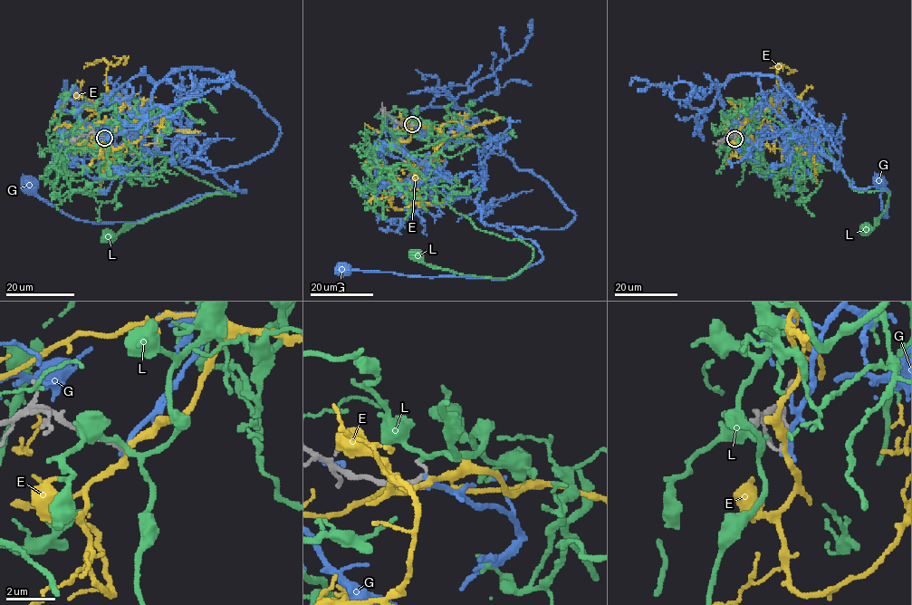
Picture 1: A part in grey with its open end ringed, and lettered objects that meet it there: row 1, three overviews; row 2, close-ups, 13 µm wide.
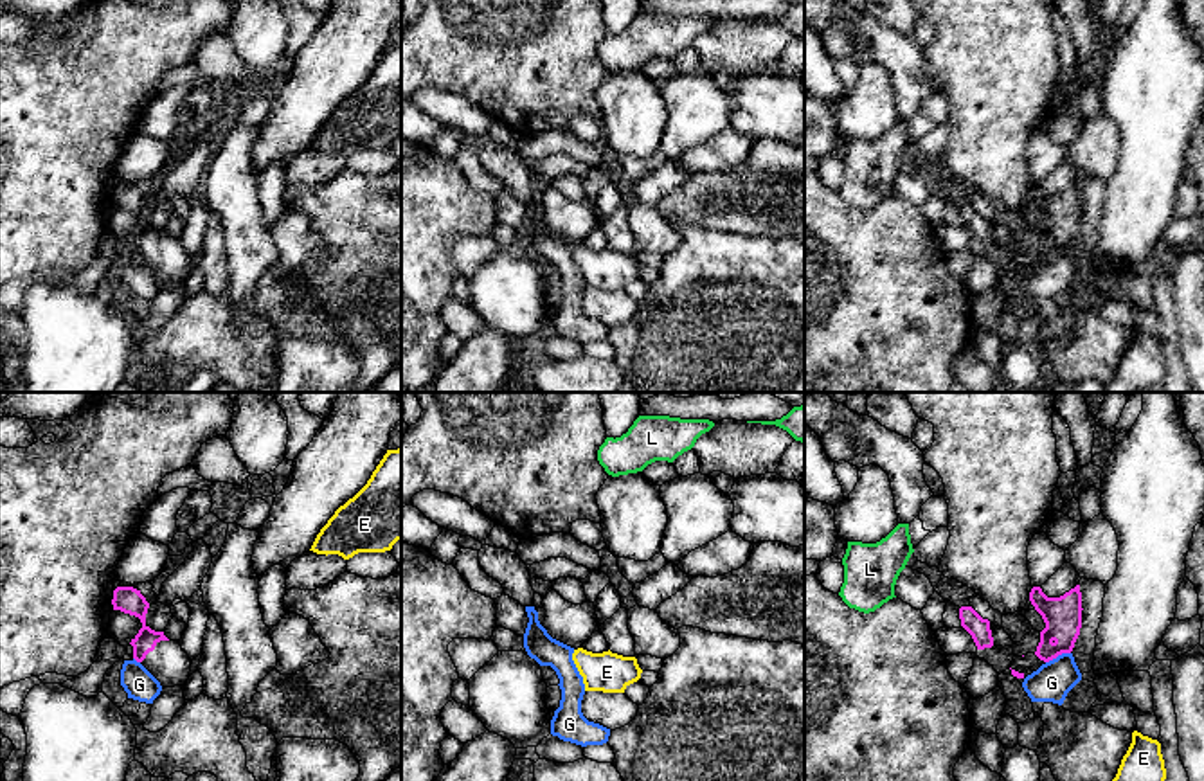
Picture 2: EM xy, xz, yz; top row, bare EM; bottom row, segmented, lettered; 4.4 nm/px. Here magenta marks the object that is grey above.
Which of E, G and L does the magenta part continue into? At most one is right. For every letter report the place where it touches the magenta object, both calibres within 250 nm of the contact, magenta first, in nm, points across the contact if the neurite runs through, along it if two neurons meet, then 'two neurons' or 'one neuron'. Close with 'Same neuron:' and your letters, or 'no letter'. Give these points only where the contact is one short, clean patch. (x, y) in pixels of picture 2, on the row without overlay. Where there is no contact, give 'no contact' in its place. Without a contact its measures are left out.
E: no contact; two neurons
G: meets magenta in yz at (1057, 252); 170 nm thick on the magenta side, 170 nm on the other; border along yz (1069, 249), (1062, 249), (1046, 260); two neurons
L: no contact; two neurons
Same neuron: no letter

